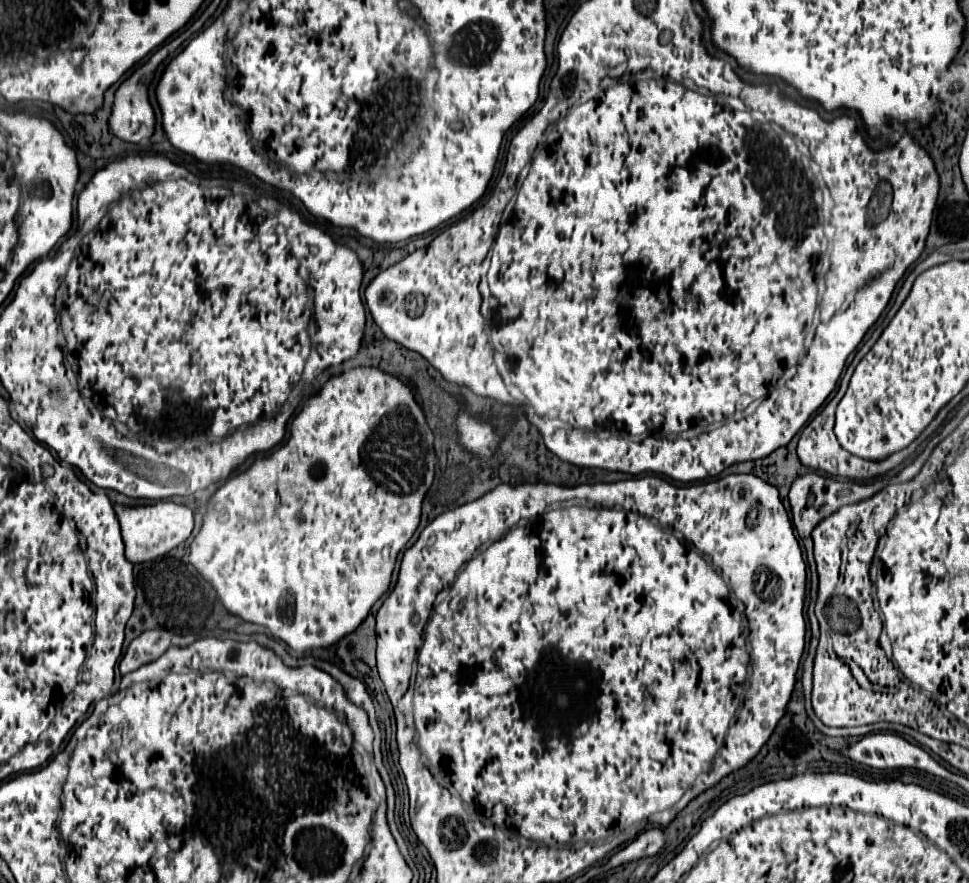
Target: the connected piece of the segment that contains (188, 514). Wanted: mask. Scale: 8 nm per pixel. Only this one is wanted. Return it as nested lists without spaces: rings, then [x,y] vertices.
[[[156,501],[154,505],[116,505],[114,503],[116,517],[122,527],[122,539],[126,545],[126,559],[130,563],[144,563],[152,561],[156,557],[162,557],[164,553],[172,551],[176,545],[186,541],[194,527],[192,511],[186,505],[178,505],[174,501]]]

